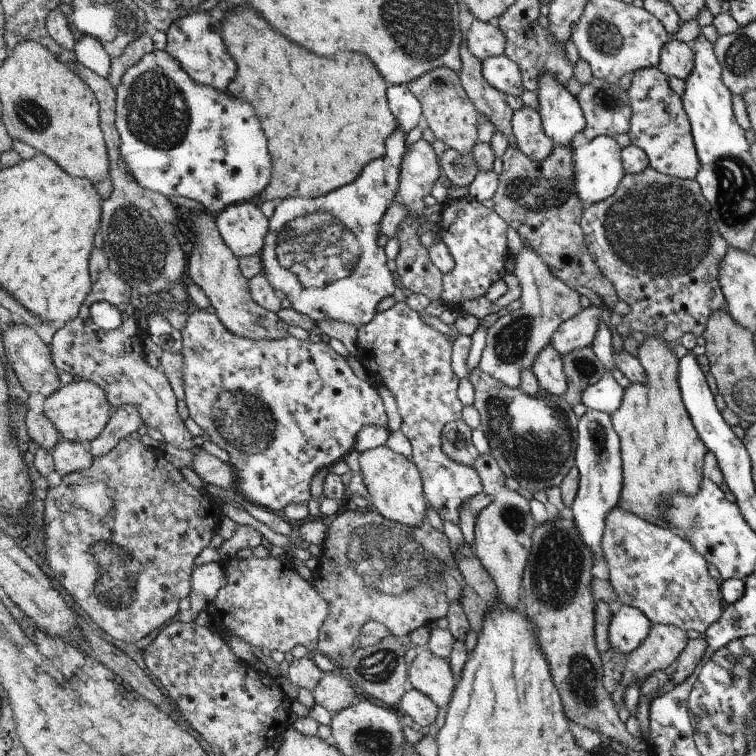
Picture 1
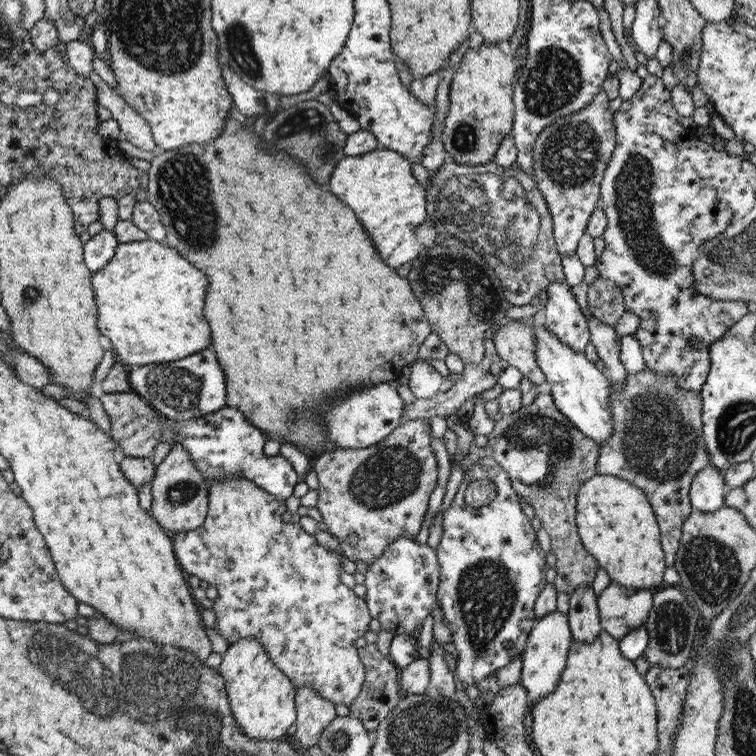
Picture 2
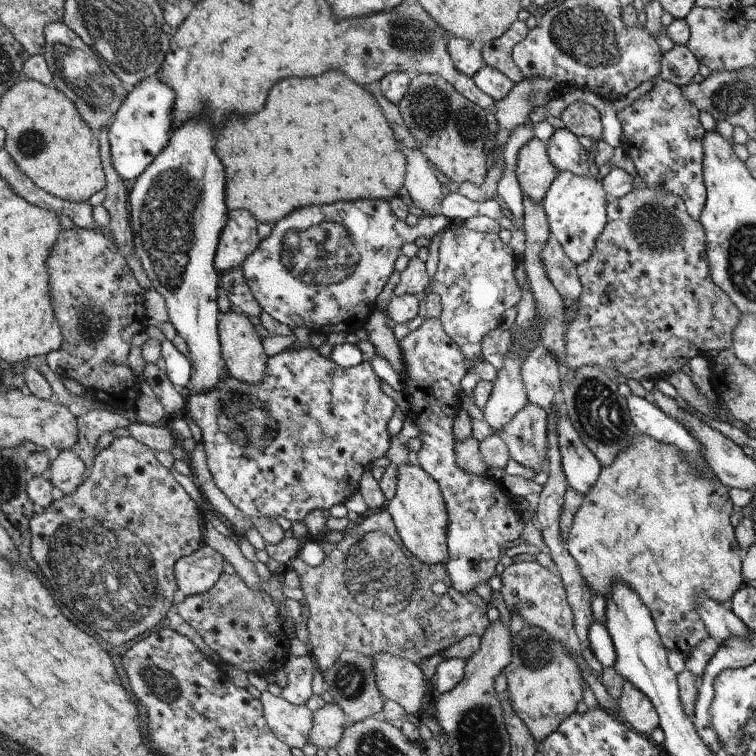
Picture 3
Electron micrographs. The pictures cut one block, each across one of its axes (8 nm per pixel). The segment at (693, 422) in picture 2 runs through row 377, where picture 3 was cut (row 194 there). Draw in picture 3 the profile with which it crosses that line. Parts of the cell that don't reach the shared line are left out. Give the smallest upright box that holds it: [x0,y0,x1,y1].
[565,183,741,381]

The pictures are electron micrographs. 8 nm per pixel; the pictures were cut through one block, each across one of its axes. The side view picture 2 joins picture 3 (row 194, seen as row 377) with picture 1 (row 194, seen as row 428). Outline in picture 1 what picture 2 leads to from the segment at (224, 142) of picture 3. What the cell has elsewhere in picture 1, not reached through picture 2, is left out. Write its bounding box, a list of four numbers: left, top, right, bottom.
[220,4,399,203]

